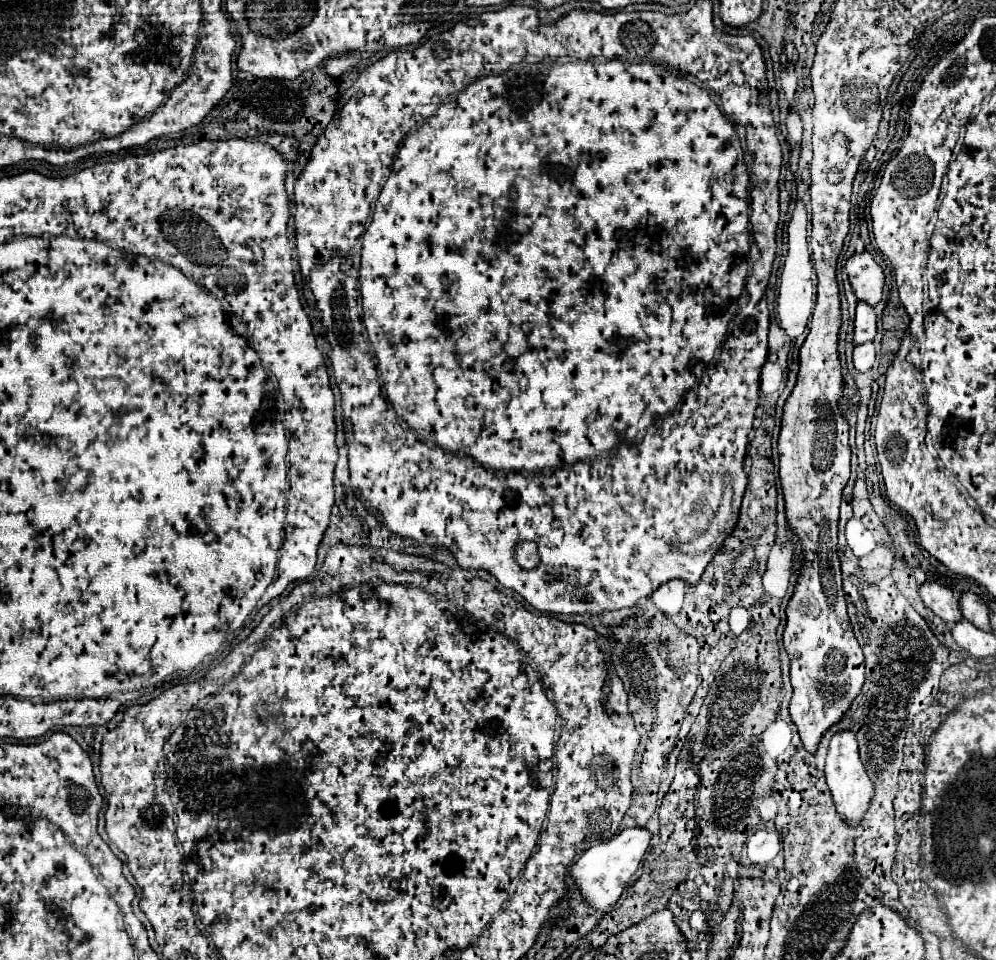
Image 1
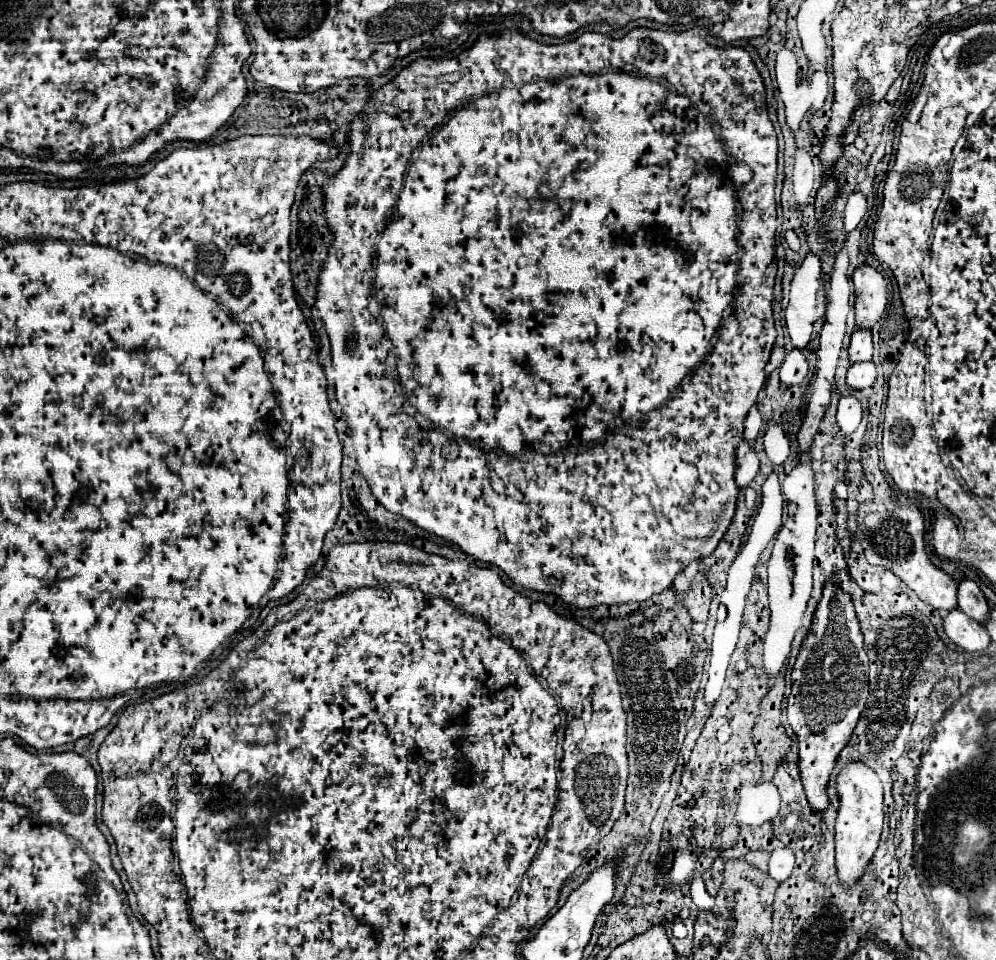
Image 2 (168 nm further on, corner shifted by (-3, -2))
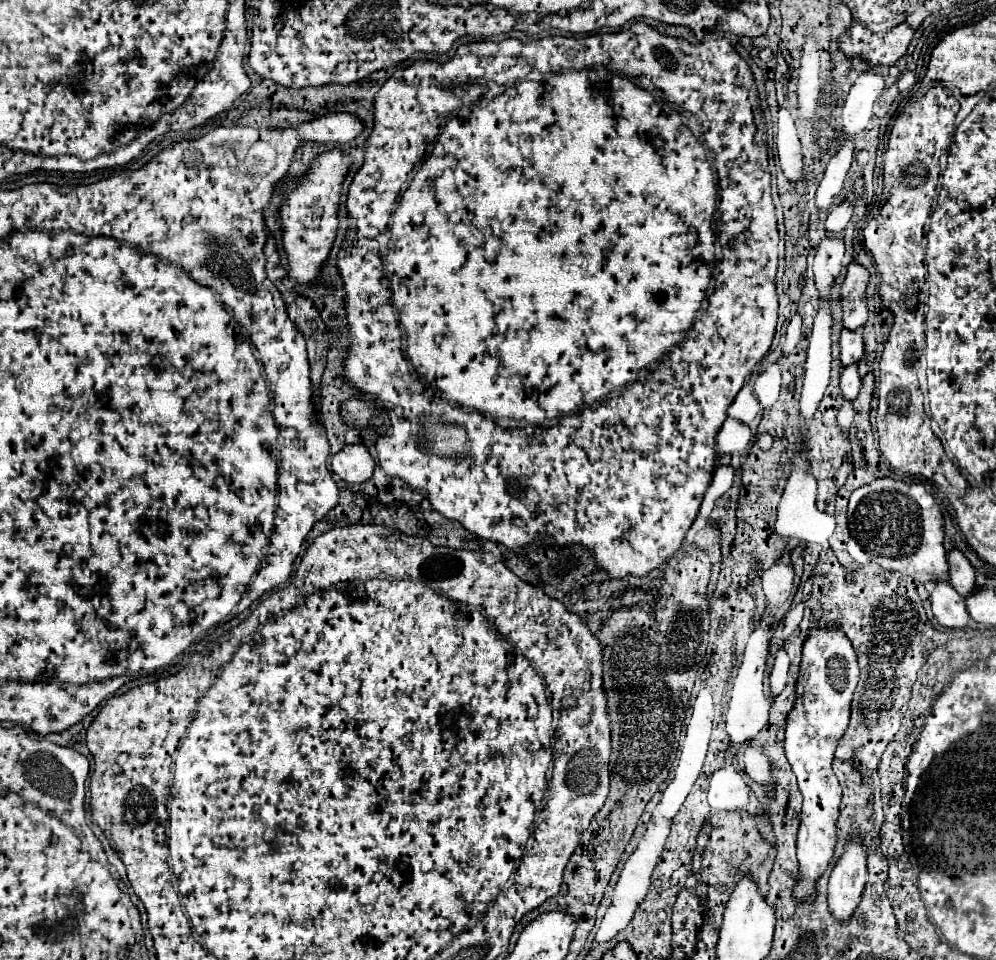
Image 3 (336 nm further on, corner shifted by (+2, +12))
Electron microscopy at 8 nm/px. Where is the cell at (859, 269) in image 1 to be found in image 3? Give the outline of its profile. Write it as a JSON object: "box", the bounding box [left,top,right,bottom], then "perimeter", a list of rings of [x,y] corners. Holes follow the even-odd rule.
{"box":[841,262,869,330],"perimeter":[[[851,262],[847,266],[847,276],[841,284],[841,308],[843,308],[843,328],[859,330],[867,322],[867,298],[865,290],[869,284],[869,272]]]}

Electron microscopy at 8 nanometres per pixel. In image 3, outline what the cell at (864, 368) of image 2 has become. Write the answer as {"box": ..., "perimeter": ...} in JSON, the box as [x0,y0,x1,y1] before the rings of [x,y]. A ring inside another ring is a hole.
{"box":[841,364,861,402],"perimeter":[[[857,364],[845,366],[843,374],[841,374],[841,392],[843,392],[845,400],[853,402],[859,394],[859,388],[861,388],[861,378],[859,378],[859,372],[857,372]]]}

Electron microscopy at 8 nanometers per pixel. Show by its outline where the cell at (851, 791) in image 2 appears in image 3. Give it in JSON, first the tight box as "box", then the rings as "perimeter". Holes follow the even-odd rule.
{"box":[829,838,867,924],"perimeter":[[[851,838],[845,854],[835,864],[829,878],[829,910],[835,920],[849,924],[867,882],[867,858],[861,840]]]}

